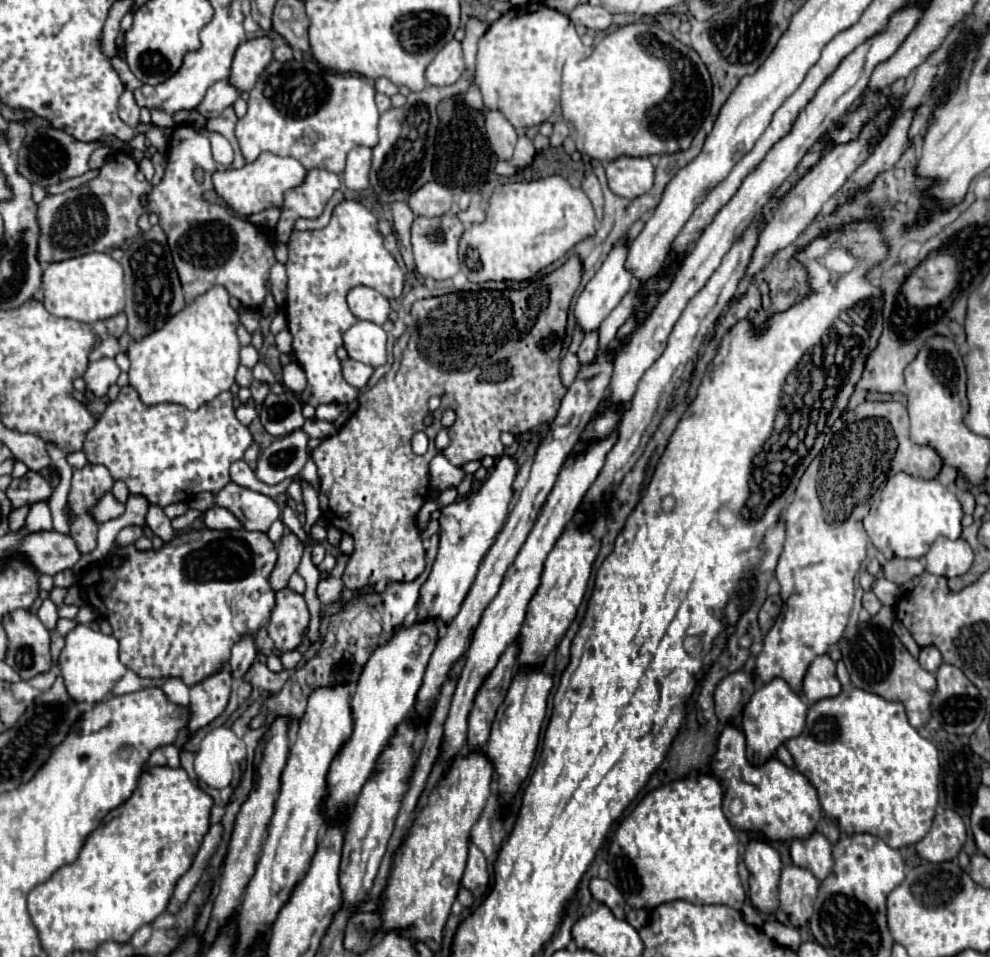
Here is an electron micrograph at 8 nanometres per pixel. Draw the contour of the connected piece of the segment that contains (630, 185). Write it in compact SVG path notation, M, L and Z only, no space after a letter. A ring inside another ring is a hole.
M619 156L605 164L605 174L611 192L623 198L637 198L653 186L653 164L649 158Z

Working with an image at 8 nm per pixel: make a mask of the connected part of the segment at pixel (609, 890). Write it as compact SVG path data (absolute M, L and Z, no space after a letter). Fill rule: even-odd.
M593 878L591 880L591 894L597 902L609 906L609 910L613 912L613 916L617 918L625 918L625 898L621 896L621 892L609 882L609 880L603 880L603 878Z

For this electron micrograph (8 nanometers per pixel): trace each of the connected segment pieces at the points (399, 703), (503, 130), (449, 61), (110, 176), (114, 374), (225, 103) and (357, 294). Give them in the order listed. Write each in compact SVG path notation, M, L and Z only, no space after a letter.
M417 620L411 626L399 626L393 632L393 638L379 646L371 658L367 660L361 678L357 682L357 690L351 700L353 708L353 734L349 742L335 756L333 766L329 770L329 798L325 800L325 816L337 818L339 814L349 814L357 794L367 782L377 756L387 746L389 738L395 732L395 726L403 722L415 706L417 692L423 682L423 674L427 670L429 658L437 646L437 620Z
M487 110L485 128L487 128L489 142L495 154L499 156L499 160L509 160L513 156L513 150L519 138L515 126L501 114L501 110Z
M451 40L443 46L443 50L427 66L425 78L433 86L451 86L461 78L461 72L465 72L461 42Z
M115 154L101 170L95 180L107 182L109 188L115 184L127 186L127 194L119 194L119 198L107 188L101 192L93 192L89 182L85 186L79 186L77 190L67 190L63 194L45 196L39 202L39 226L41 226L41 238L39 238L39 260L41 262L59 262L67 258L75 258L89 252L107 252L113 248L121 248L127 238L133 238L139 228L137 220L143 214L143 206L139 204L141 194L151 190L149 182L137 182L137 164L127 154Z
M103 358L103 360L89 363L85 374L83 374L87 392L91 392L97 398L107 396L109 386L113 386L117 382L119 374L121 374L121 370L113 358Z
M225 78L221 82L215 82L207 94L205 100L197 106L197 110L205 116L205 118L213 118L219 116L225 108L233 106L233 102L239 98L239 90L235 86L231 86L231 82Z
M355 286L347 294L347 304L349 304L349 310L355 314L355 318L359 320L369 320L381 326L389 318L387 298L367 286Z

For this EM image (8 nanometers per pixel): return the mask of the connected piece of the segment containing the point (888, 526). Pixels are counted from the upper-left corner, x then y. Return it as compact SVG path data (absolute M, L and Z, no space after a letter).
M899 472L887 480L879 500L863 520L863 526L875 548L881 550L885 558L921 558L939 536L957 540L961 536L961 518L963 510L957 496L937 480L923 480Z

